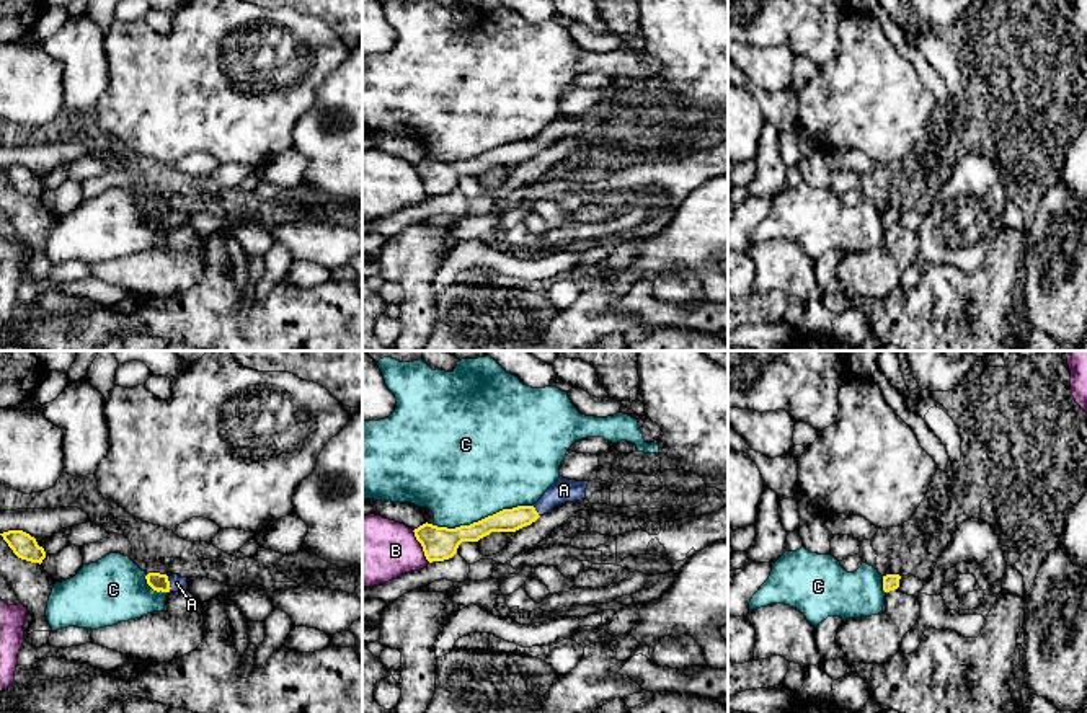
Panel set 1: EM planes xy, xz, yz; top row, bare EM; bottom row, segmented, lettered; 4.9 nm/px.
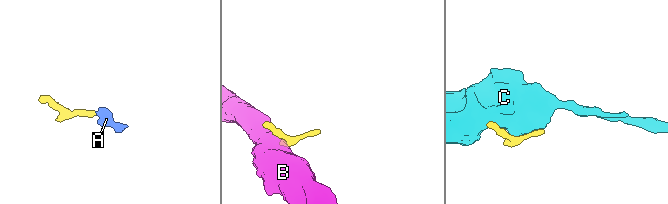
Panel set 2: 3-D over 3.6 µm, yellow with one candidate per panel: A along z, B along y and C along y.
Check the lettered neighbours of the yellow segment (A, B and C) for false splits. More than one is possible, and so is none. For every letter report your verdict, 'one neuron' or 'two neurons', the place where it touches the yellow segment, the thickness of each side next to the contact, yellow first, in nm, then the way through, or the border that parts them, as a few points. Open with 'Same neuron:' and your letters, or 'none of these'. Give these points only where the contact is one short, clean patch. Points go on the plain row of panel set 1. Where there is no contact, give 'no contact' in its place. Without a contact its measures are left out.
Same neuron: A
A: one neuron; meets yellow in xy at (168, 219); 90 nm thick on the yellow side, 80 nm on the other; runs through xy (157, 216), (168, 219), (177, 217)
B: two neurons; meets yellow in xz at (421, 180); 170 nm thick on the yellow side, 340 nm on the other; border along xz (412, 165), (430, 196)
C: two neurons; meets yellow in xz at (485, 152); 160 nm thick on the yellow side, 500 nm on the other

